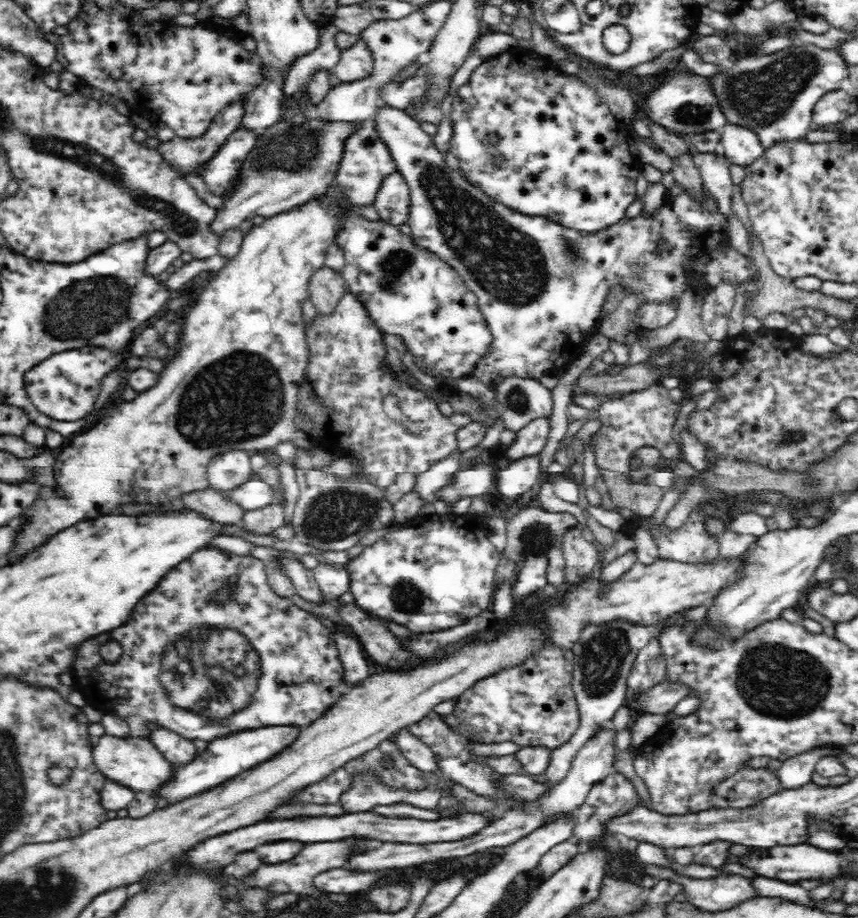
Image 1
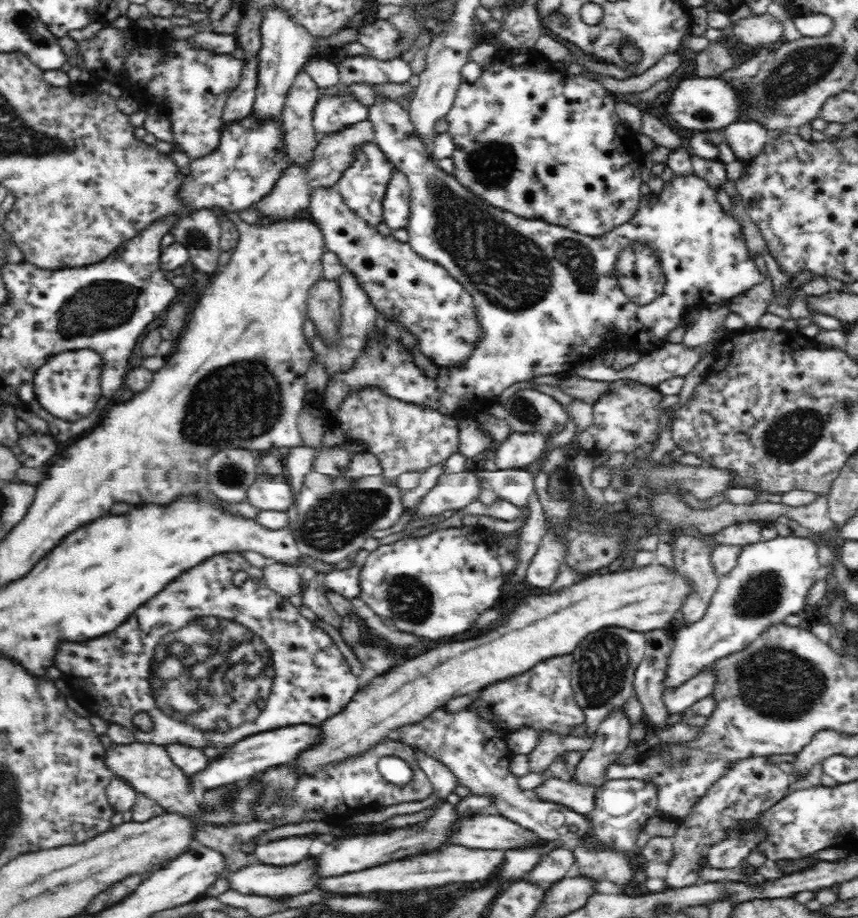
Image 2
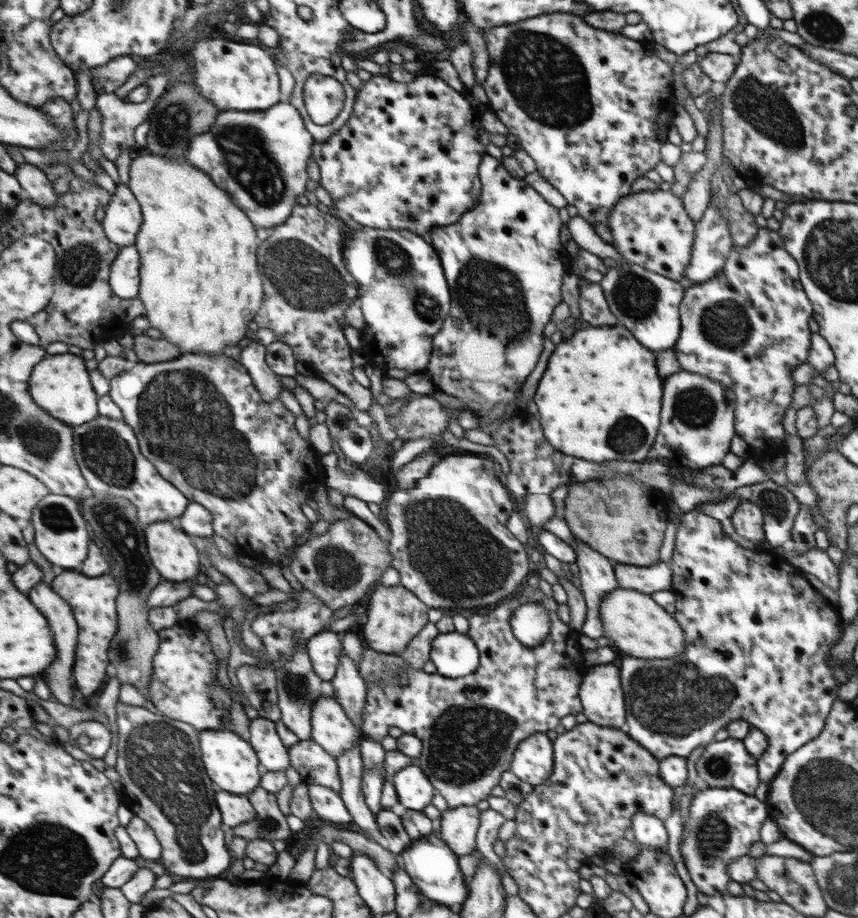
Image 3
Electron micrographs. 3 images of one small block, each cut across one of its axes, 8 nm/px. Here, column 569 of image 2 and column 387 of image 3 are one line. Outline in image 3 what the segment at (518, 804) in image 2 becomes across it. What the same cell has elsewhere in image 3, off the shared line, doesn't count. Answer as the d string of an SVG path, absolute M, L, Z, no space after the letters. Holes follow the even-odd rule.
M382 808L374 818L386 850L401 855L412 840L404 832L400 817L395 816L389 809Z

